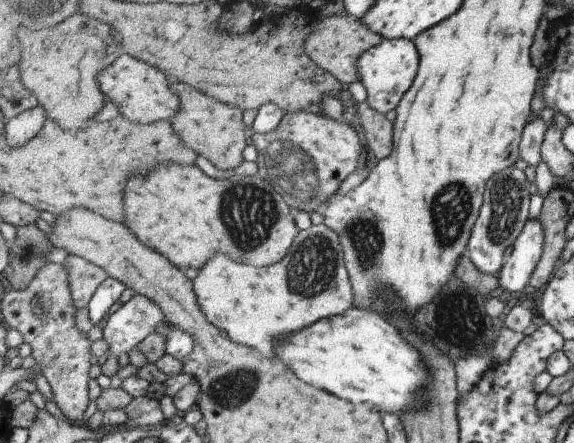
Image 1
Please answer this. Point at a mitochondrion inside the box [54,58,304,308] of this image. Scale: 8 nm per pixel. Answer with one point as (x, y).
(248, 211)

